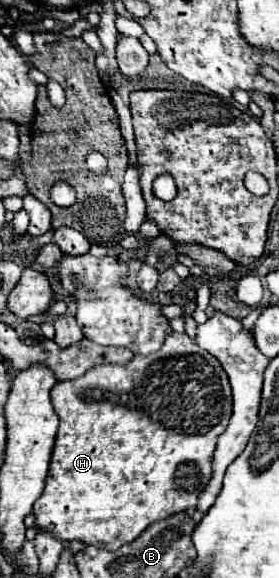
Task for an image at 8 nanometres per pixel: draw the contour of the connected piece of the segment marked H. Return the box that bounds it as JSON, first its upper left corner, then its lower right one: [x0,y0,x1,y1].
[34,333,232,549]

